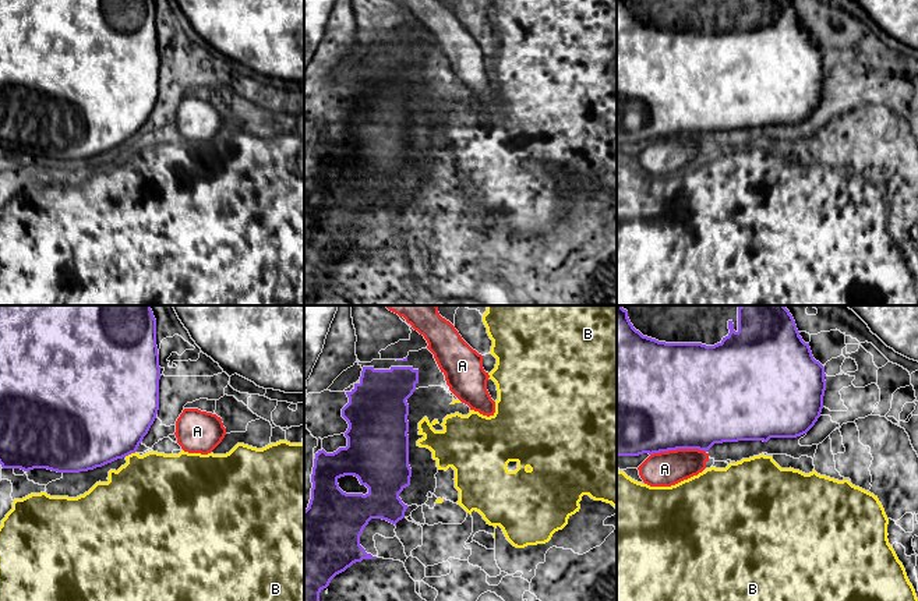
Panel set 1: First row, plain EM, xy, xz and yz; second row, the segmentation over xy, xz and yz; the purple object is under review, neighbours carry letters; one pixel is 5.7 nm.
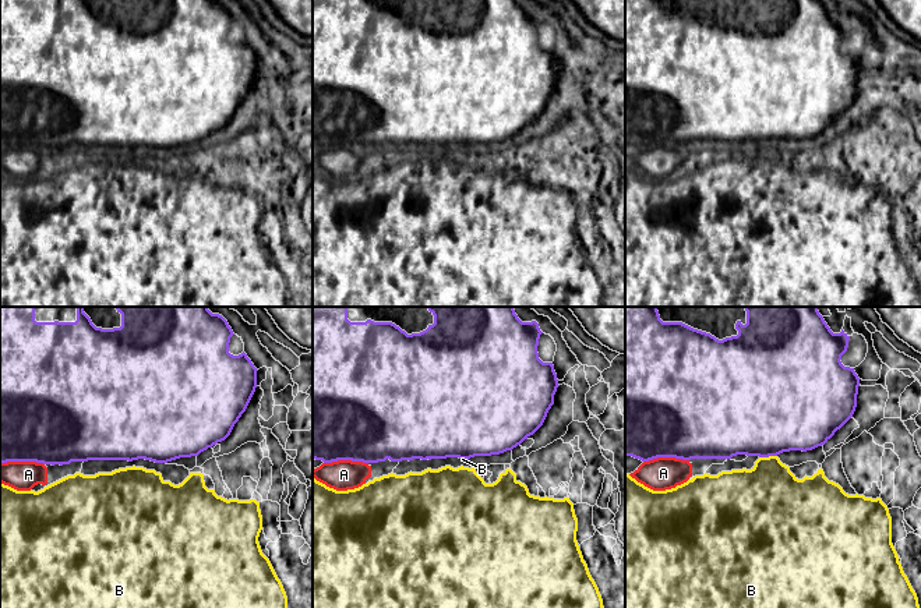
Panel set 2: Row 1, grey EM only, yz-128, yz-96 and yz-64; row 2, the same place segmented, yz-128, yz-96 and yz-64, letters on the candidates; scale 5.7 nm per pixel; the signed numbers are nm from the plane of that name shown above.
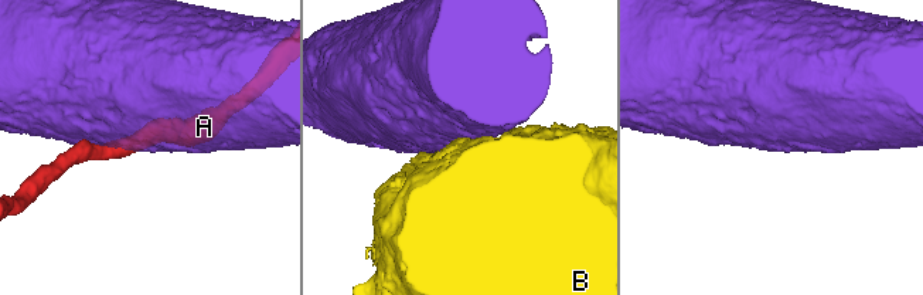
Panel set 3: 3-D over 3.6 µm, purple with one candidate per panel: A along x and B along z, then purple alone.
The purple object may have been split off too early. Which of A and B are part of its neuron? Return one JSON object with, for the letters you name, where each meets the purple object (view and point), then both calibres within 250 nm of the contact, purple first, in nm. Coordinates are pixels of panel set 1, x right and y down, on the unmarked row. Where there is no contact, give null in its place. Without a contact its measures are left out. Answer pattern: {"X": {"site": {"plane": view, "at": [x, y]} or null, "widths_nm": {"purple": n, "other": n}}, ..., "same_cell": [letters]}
{"B": {"site": {"plane": "xy", "at": [130, 141]}, "widths_nm": {"purple": 480, "other": 440}}, "same_cell": ["B"]}

